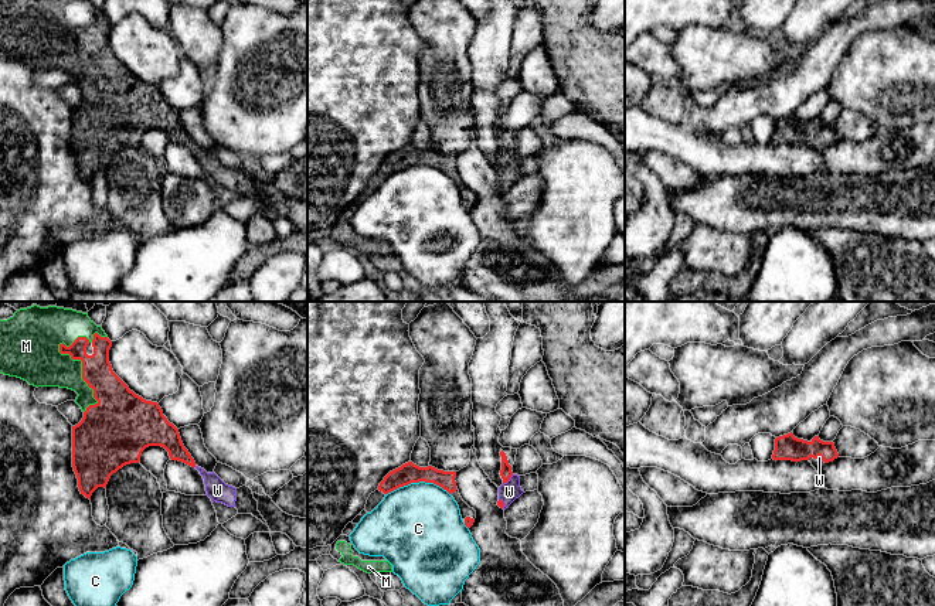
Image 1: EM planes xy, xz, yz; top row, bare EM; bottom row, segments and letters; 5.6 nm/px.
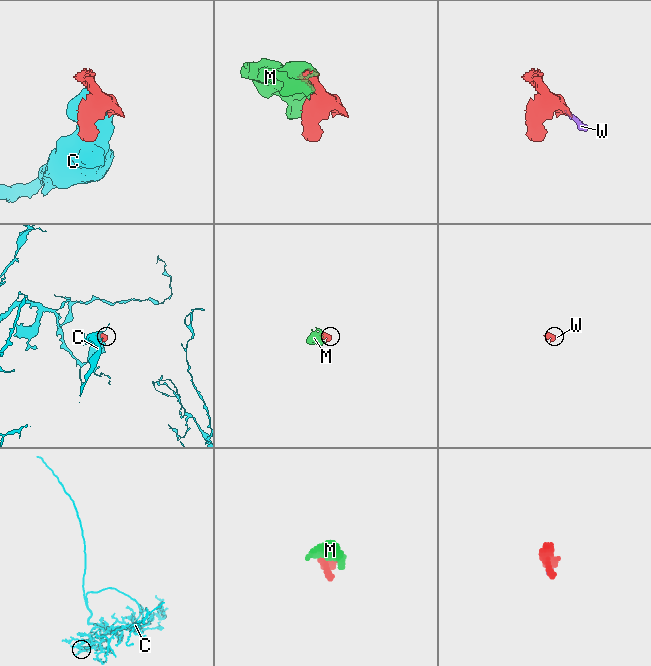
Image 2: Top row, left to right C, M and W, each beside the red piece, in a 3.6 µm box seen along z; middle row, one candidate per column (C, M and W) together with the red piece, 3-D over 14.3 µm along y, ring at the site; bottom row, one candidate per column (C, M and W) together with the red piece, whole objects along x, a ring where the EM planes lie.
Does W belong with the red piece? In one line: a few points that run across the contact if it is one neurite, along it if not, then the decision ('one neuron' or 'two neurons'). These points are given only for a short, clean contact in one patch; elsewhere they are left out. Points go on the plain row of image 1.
line xz (506, 156), (507, 163), (509, 174); one neuron

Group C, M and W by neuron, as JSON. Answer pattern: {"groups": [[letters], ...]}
{"groups": [["C"], ["M", "W"]]}

